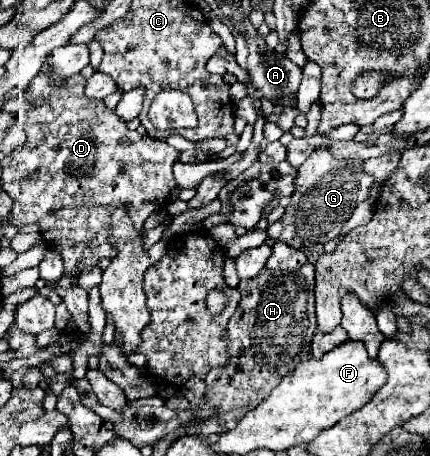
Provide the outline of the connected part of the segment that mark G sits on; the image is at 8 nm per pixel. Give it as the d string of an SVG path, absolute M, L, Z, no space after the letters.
M326 146L316 148L316 152L312 152L312 156L298 168L292 202L282 220L268 226L268 238L282 240L304 252L322 250L320 246L338 236L354 208L370 196L370 186L372 178L362 170L362 160L332 158Z

